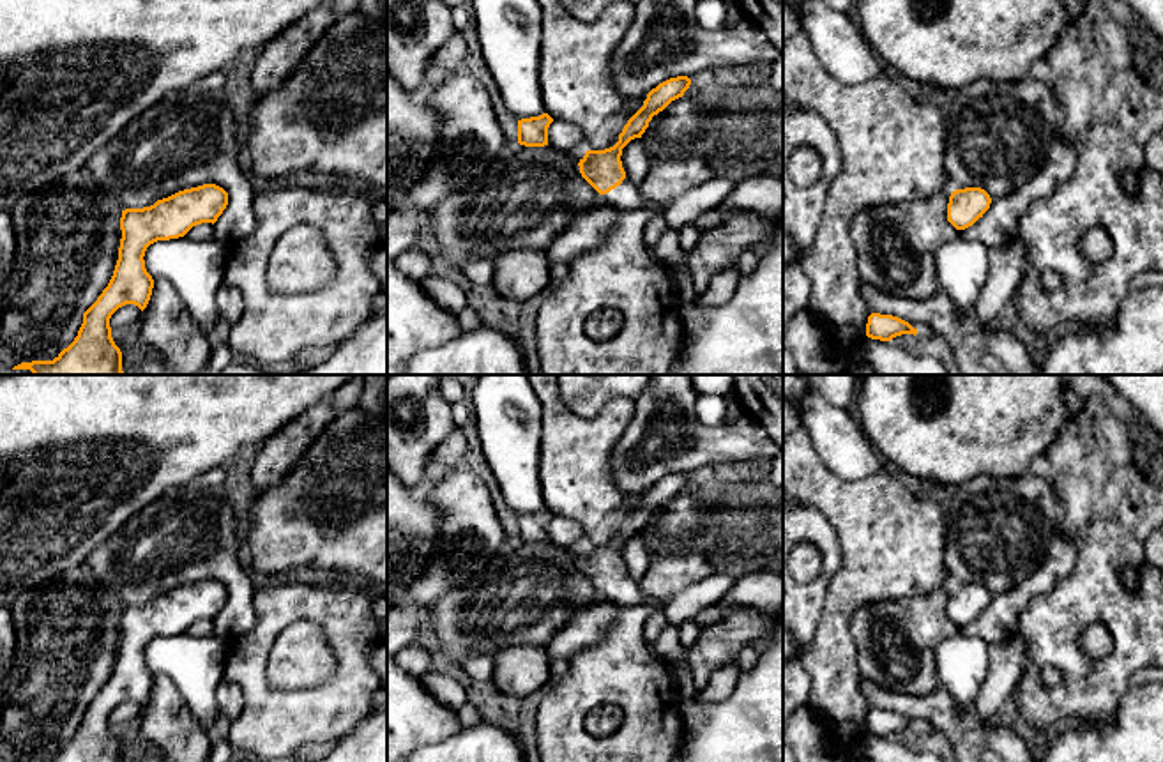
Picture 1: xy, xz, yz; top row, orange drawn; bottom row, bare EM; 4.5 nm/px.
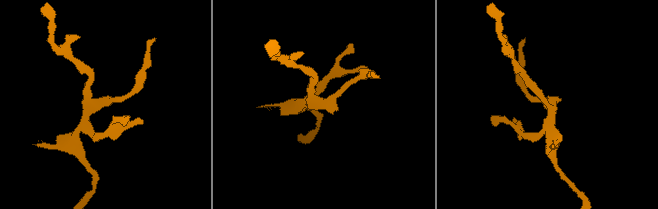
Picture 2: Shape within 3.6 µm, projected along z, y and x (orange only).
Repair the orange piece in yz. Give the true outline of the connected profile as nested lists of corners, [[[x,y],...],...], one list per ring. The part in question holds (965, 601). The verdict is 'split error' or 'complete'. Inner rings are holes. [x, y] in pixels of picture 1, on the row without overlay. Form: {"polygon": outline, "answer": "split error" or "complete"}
{"polygon": [[[981,583],[956,585],[949,592],[947,617],[956,626],[972,622],[990,605],[992,594]]], "answer": "complete"}

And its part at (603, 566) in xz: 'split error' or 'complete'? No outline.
split error

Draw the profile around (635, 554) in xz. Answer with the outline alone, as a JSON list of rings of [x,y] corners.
[[[642,534],[631,536],[622,545],[620,557],[622,557],[622,564],[626,568],[626,575],[636,582],[645,575],[645,571],[650,564],[650,559],[652,559]]]

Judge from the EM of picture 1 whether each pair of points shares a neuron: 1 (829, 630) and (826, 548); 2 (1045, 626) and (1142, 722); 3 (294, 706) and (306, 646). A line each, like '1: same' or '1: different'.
1: different
2: different
3: different

